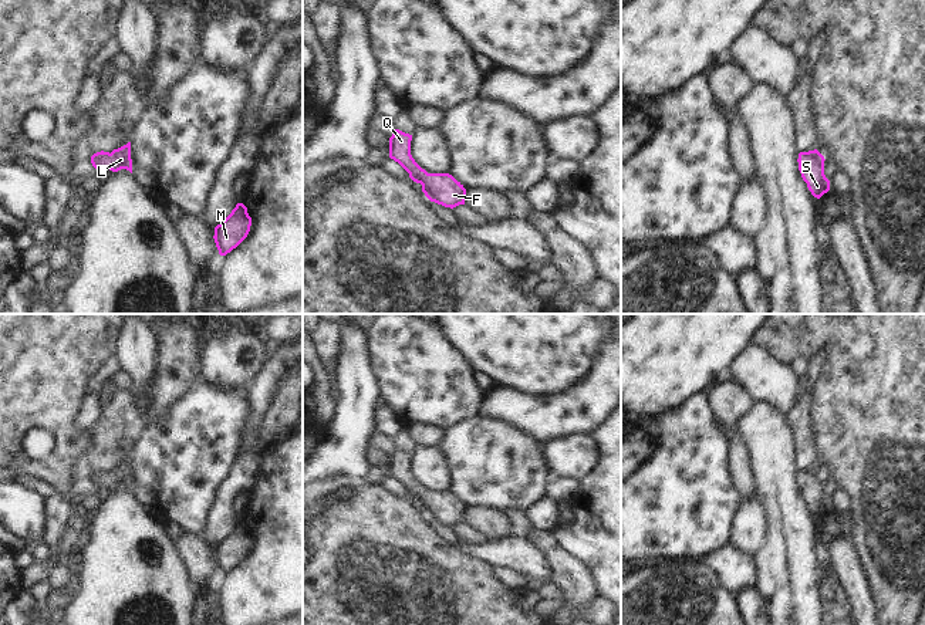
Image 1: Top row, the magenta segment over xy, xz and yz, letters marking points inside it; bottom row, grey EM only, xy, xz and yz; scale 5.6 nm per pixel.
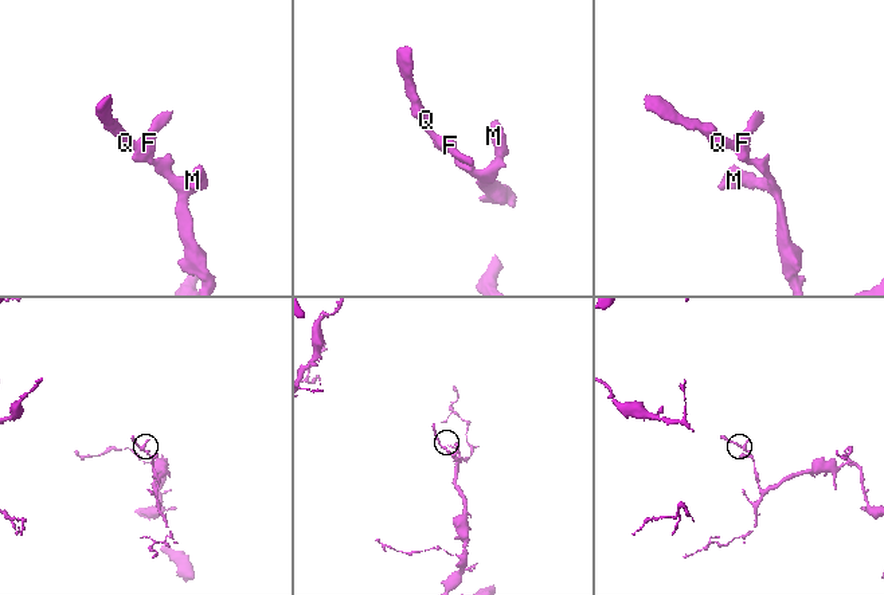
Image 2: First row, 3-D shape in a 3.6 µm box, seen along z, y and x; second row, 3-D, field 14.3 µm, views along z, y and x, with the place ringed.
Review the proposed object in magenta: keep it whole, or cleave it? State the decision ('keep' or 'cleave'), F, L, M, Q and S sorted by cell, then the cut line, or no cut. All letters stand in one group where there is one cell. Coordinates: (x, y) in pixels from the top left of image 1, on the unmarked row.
keep | F L M Q S | no cut

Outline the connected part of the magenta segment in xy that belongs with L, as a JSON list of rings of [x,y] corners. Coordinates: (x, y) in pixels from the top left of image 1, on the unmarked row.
[[[131,460],[114,467],[111,472],[104,469],[94,472],[91,474],[91,482],[99,491],[108,487],[112,490],[126,487],[132,491]]]

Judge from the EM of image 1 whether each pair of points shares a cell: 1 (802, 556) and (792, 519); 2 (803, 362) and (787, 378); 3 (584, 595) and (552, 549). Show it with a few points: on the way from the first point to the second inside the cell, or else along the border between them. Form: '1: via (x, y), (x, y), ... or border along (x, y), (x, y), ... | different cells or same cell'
1: via (793, 547), (792, 527) | same cell
2: border along (792, 367), (799, 378) | different cells
3: via (576, 584), (559, 560) | same cell

